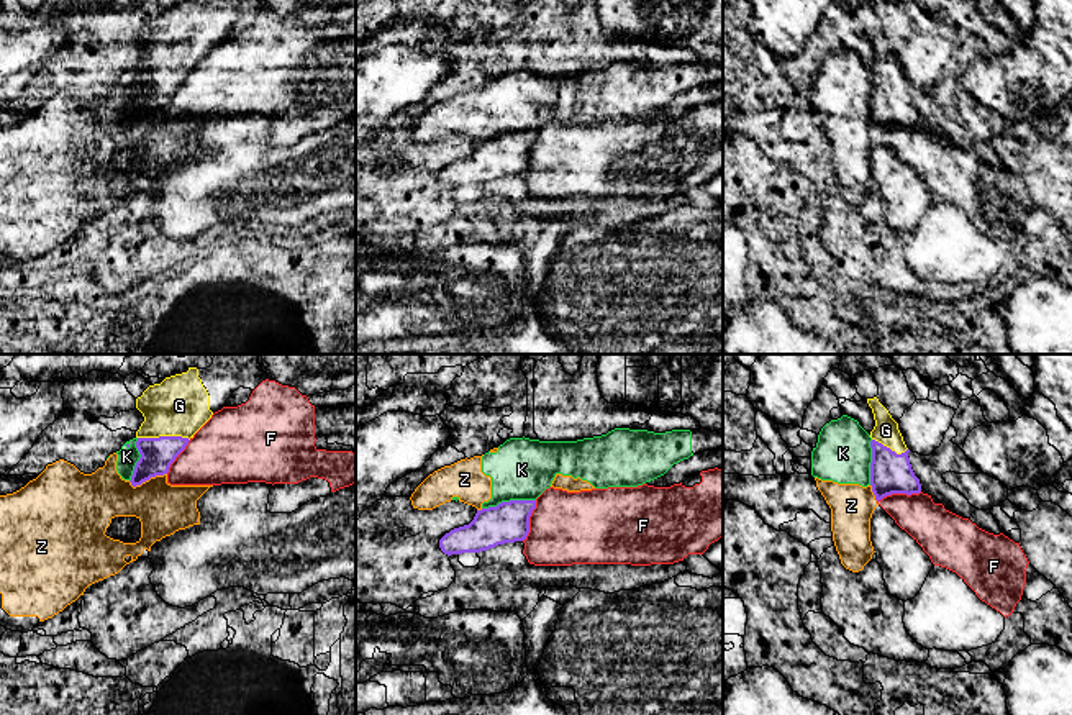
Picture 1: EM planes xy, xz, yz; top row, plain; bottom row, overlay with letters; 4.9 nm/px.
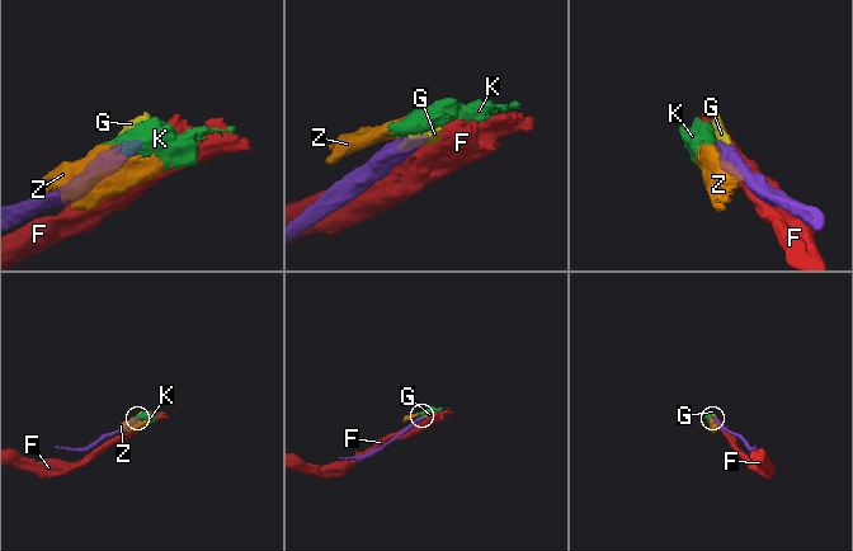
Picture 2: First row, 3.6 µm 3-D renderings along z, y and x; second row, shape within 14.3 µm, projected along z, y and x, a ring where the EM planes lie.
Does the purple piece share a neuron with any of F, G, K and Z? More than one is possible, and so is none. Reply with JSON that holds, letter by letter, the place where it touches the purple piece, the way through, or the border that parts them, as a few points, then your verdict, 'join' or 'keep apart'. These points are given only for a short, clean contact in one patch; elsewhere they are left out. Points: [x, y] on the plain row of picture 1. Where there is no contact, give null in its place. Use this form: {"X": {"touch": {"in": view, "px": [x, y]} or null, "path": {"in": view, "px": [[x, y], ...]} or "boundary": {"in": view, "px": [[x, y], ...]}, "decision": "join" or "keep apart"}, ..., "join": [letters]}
{"F": {"touch": {"in": "yz", "px": [899, 125]}, "decision": "keep apart"}, "G": {"touch": {"in": "xy", "px": [164, 69]}, "path": {"in": "xy", "px": [[156, 86], [164, 69], [172, 45], [179, 38]]}, "decision": "join"}, "K": {"touch": {"in": "xz", "px": [510, 133]}, "boundary": {"in": "xz", "px": [[535, 132], [510, 132], [482, 141]]}, "decision": "keep apart"}, "Z": {"touch": {"in": "xy", "px": [146, 112]}, "boundary": {"in": "xy", "px": [[166, 105], [151, 109], [135, 118], [128, 113]]}, "decision": "keep apart"}, "join": ["G"]}

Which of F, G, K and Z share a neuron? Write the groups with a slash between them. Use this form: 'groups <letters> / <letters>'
groups F / G / K Z

